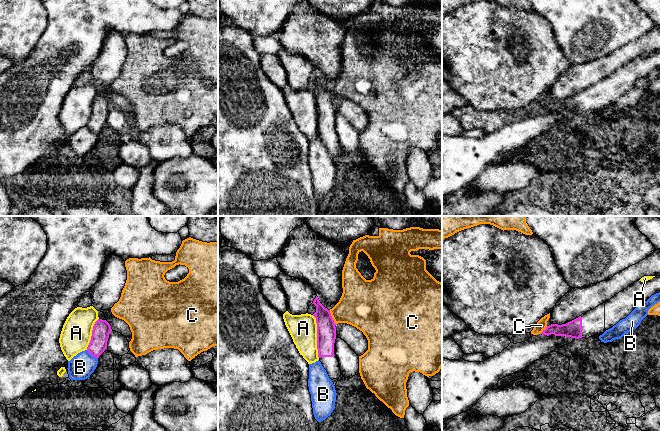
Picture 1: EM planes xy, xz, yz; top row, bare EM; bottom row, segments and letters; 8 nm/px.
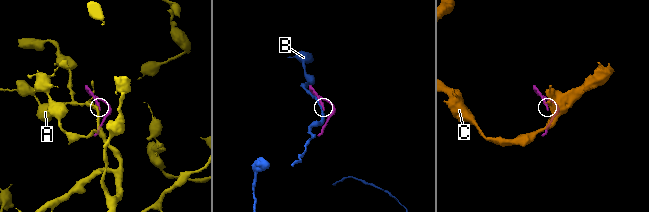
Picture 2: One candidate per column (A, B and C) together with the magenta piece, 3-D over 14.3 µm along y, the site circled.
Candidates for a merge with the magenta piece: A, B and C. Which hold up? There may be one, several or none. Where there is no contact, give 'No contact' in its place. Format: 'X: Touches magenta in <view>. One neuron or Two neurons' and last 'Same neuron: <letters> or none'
A: Touches magenta in xz. Two neurons
B: Touches magenta in xy. Two neurons
C: Touches magenta in xz. Two neurons
Same neuron: none

